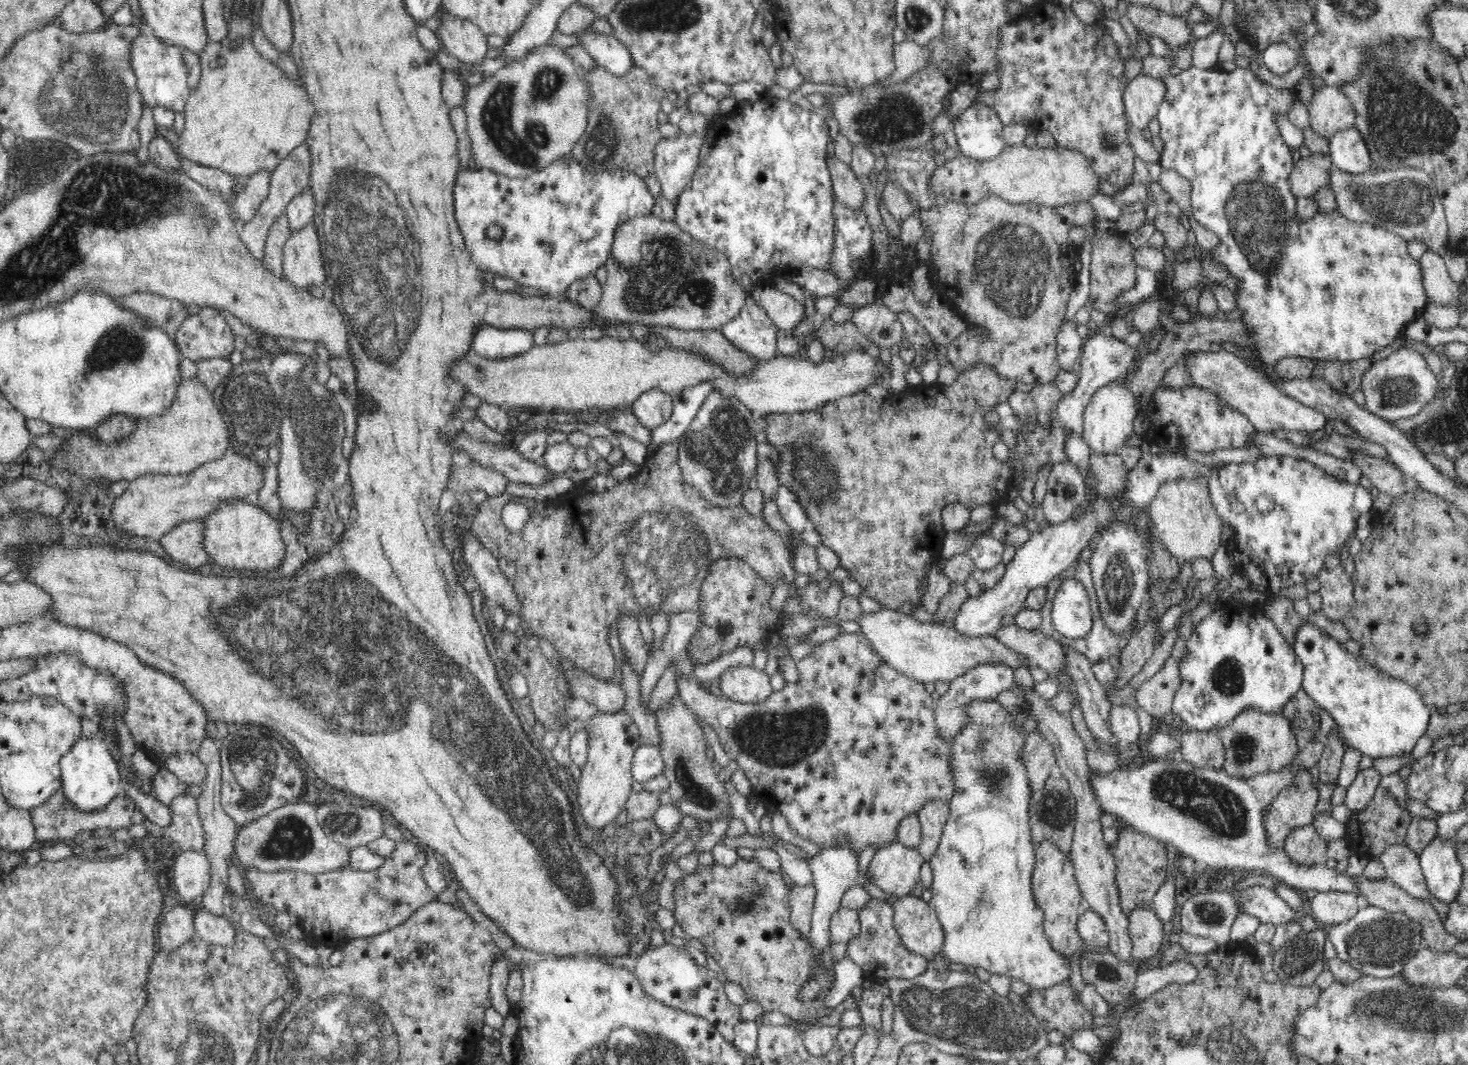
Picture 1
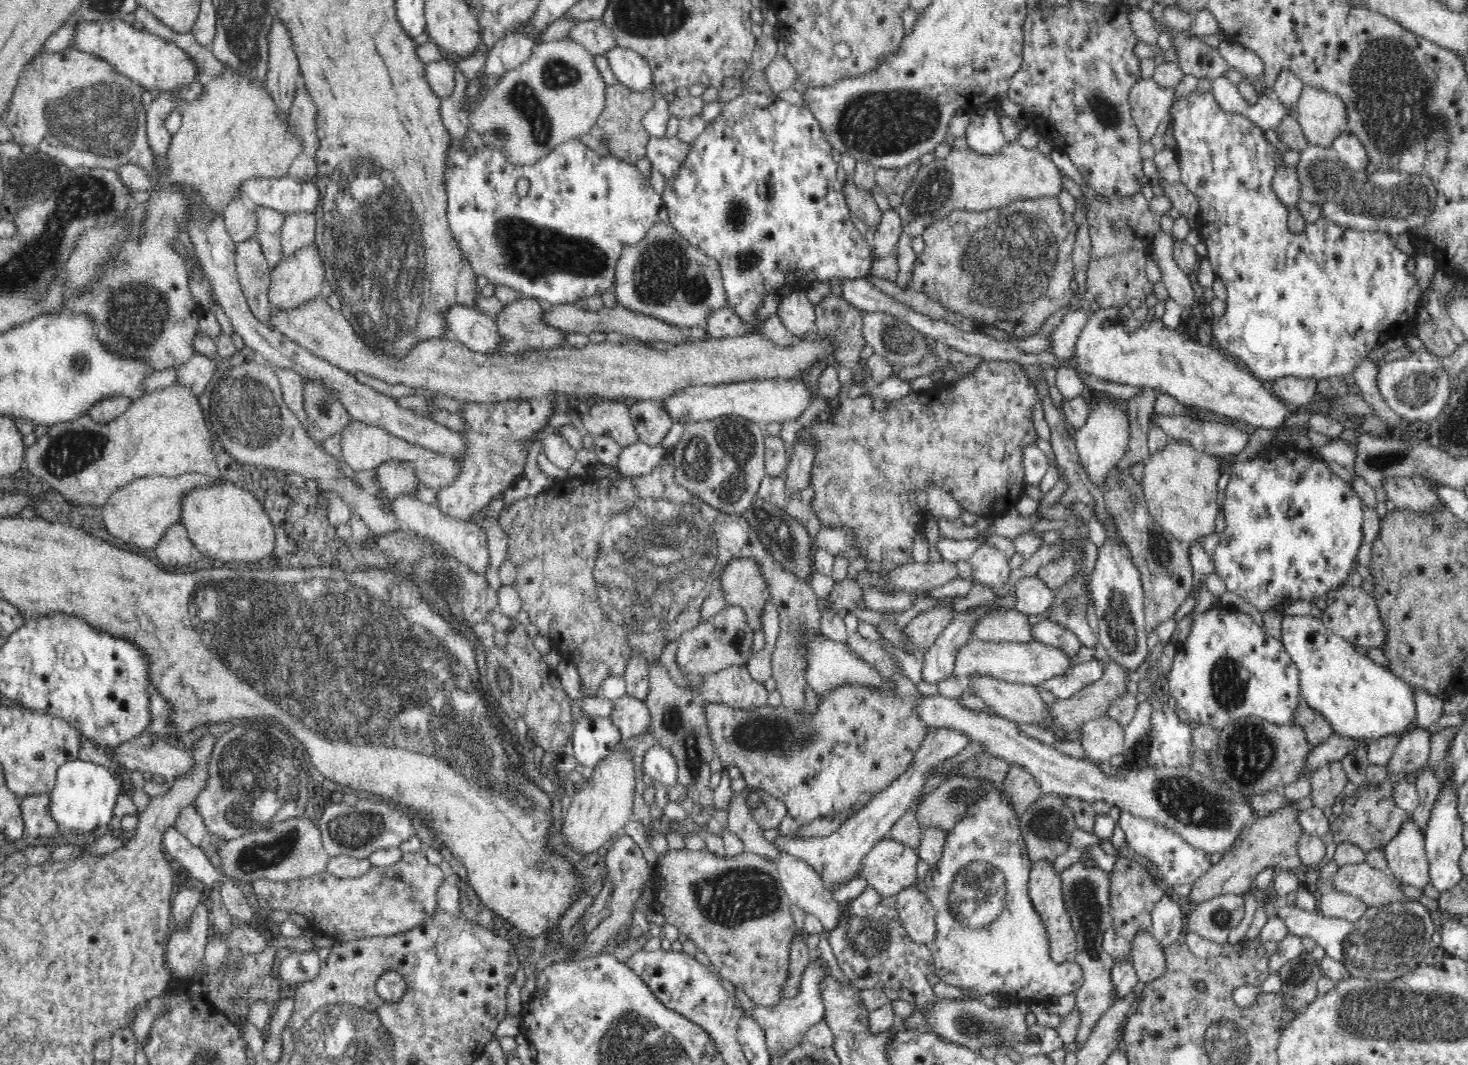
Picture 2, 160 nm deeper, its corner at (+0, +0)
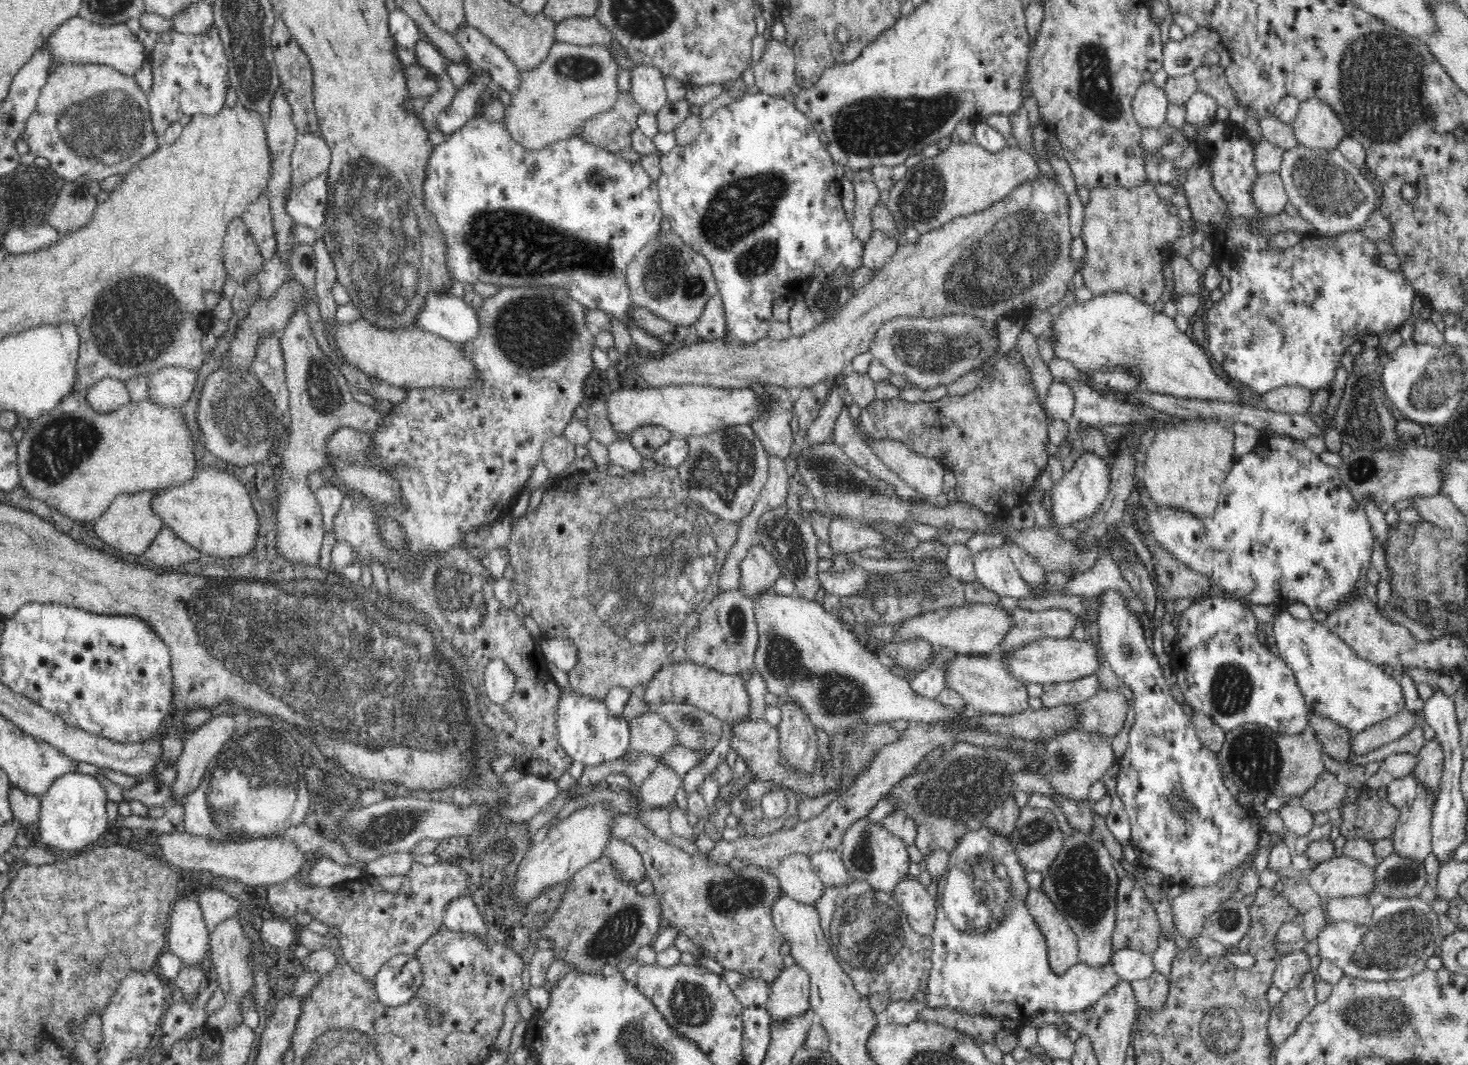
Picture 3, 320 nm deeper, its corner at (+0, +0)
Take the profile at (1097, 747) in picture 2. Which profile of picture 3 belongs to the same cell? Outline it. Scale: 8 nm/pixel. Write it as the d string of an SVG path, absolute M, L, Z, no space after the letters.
M1072 731L1058 735L1045 749L1047 752L1044 754L1043 768L1040 769L1038 777L1042 777L1050 785L1052 792L1046 796L1054 802L1059 798L1077 803L1088 801L1090 786L1103 777L1116 762L1111 740L1088 731Z

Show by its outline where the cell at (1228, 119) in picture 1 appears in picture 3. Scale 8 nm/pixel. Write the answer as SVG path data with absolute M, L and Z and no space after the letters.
M1214 120L1212 124L1208 124L1208 130L1204 136L1198 138L1198 147L1202 148L1208 156L1210 156L1209 165L1210 176L1212 176L1212 182L1216 192L1221 196L1222 200L1228 205L1228 211L1226 211L1226 216L1229 217L1228 223L1216 224L1217 233L1214 237L1214 254L1213 258L1215 262L1220 267L1224 276L1230 279L1230 294L1223 294L1223 297L1217 301L1213 302L1210 309L1207 310L1205 316L1205 328L1207 334L1207 340L1205 344L1205 349L1208 352L1208 356L1212 358L1212 365L1216 365L1216 372L1220 374L1220 377L1231 378L1232 383L1240 383L1241 387L1248 389L1248 393L1252 393L1253 398L1262 398L1263 394L1266 394L1272 389L1277 387L1283 387L1284 385L1299 385L1314 391L1319 388L1329 388L1330 382L1334 378L1334 370L1340 362L1340 356L1348 350L1350 344L1354 344L1358 340L1358 334L1360 332L1370 332L1370 336L1376 334L1384 334L1384 332L1397 332L1401 327L1404 326L1405 320L1411 317L1410 310L1412 310L1412 302L1414 302L1414 297L1417 295L1414 287L1408 280L1401 274L1401 272L1388 270L1386 267L1376 266L1376 260L1378 260L1378 252L1374 248L1374 242L1370 242L1366 236L1362 236L1358 231L1348 231L1343 232L1334 236L1318 236L1318 238L1306 238L1302 242L1302 252L1304 256L1308 256L1306 260L1296 256L1296 248L1292 250L1294 254L1292 256L1284 256L1282 251L1280 252L1268 252L1266 250L1266 238L1258 238L1258 236L1252 236L1248 232L1248 226L1244 224L1248 216L1256 216L1256 218L1264 218L1264 216L1258 216L1256 214L1256 209L1252 205L1252 197L1250 197L1250 188L1258 176L1258 172L1254 169L1254 148L1248 140L1248 136L1242 132L1241 128L1235 126L1234 123L1230 124L1228 120L1228 126L1226 126L1226 121Z

